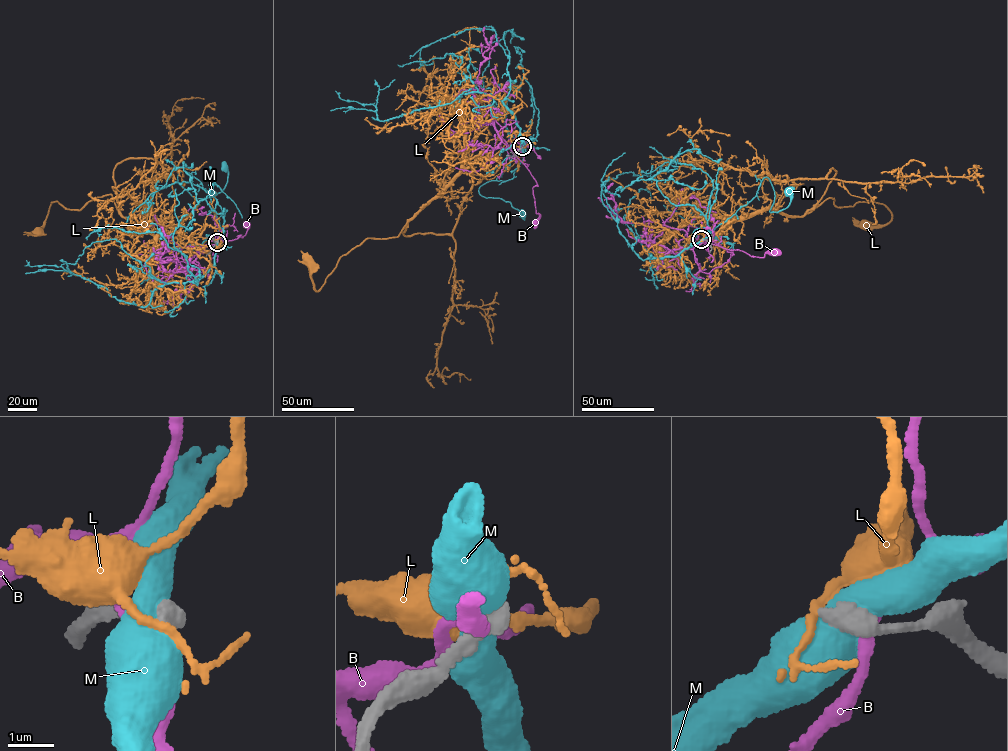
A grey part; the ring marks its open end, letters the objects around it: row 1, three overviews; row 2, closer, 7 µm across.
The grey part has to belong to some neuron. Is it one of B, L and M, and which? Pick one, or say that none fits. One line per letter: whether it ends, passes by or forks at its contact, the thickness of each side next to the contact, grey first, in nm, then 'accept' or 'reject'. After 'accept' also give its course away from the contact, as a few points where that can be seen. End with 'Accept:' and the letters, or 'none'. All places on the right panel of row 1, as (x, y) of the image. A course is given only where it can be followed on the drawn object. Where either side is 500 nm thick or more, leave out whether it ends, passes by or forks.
B: it passes by | 480/240 nm | reject
L: it passes by | 400/180 nm | reject
M: 480/600 nm | reject
Accept: none

